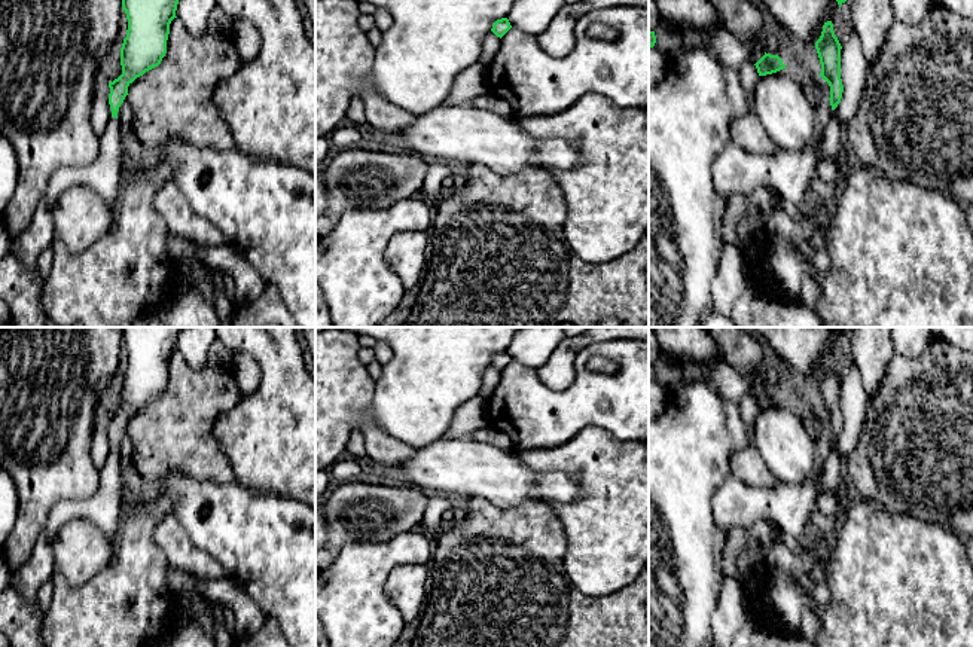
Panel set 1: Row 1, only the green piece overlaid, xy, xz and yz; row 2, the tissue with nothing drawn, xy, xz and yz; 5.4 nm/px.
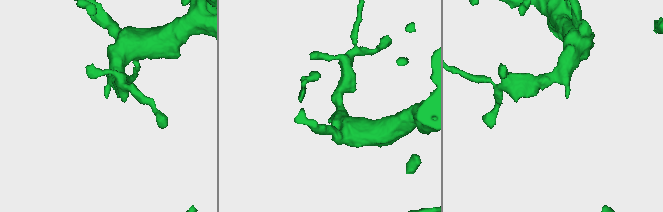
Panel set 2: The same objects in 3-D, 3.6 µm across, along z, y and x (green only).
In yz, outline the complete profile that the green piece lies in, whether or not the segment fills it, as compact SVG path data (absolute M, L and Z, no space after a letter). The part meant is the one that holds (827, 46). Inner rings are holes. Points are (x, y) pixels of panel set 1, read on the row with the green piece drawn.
M832 21L824 22L820 39L815 42L815 49L821 64L820 77L830 86L832 110L838 107L842 98L844 86L841 79L841 43L833 31Z

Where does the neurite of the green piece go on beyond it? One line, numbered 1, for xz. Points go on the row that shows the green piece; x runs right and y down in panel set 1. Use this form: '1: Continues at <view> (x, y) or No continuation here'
1: No continuation here

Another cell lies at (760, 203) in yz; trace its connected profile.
M759 186L747 195L747 210L736 222L736 239L739 242L750 241L766 228L777 204L790 217L796 211L797 205L781 195L775 199L772 190L774 187Z

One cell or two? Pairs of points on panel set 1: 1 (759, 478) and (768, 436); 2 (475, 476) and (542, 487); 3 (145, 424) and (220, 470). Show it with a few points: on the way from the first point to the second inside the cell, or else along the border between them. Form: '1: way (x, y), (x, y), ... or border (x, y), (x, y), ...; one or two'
1: border (753, 443), (765, 466), (780, 481); two
2: way (491, 476), (499, 476), (508, 484), (525, 485); one
3: way (164, 433), (177, 433), (201, 457); one

